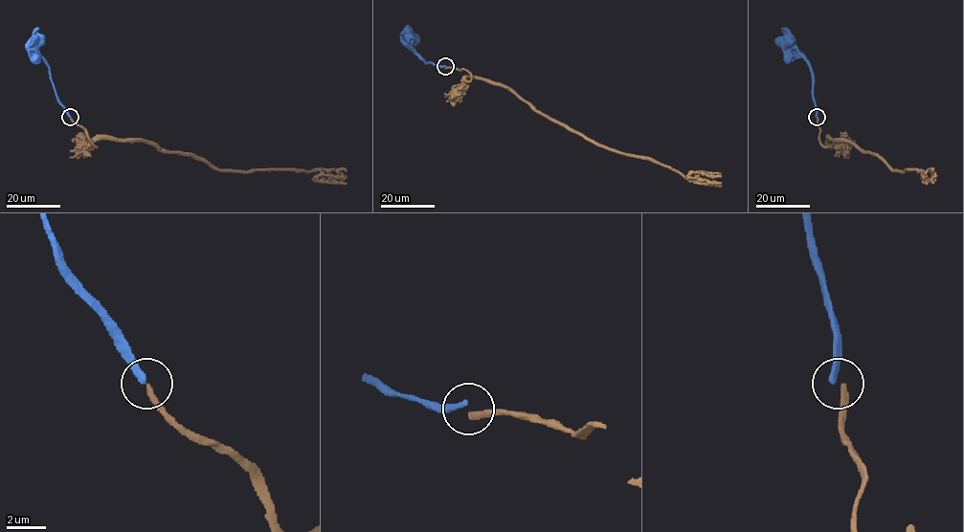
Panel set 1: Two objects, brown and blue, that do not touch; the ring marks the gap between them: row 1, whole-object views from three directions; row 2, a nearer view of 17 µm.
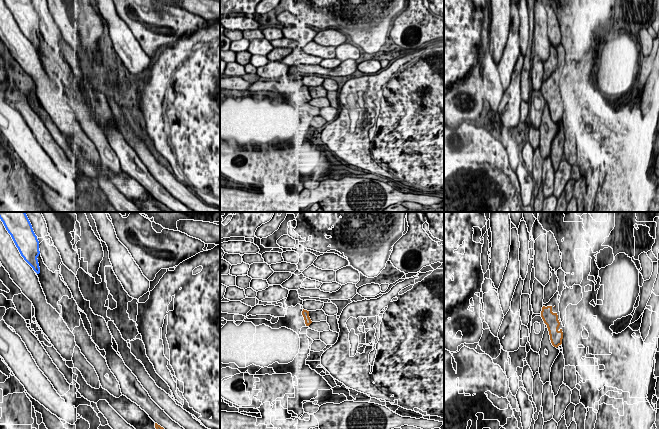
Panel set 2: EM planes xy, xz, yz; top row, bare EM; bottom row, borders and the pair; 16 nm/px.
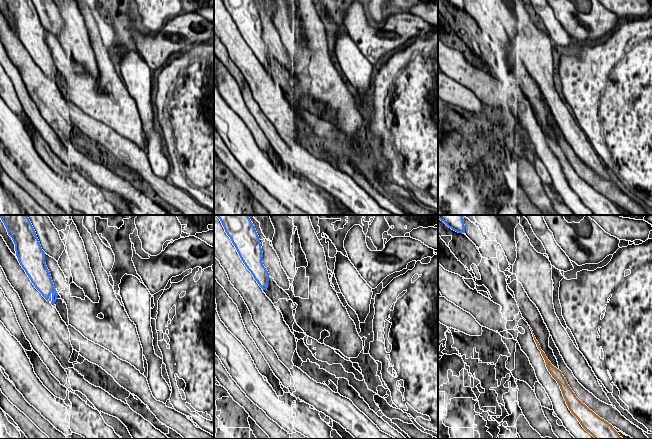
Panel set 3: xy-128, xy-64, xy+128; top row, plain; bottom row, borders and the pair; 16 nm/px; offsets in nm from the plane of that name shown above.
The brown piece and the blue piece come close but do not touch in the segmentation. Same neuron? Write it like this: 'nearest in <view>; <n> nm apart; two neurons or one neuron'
nearest in xy; 3050 nm apart; one neuron

